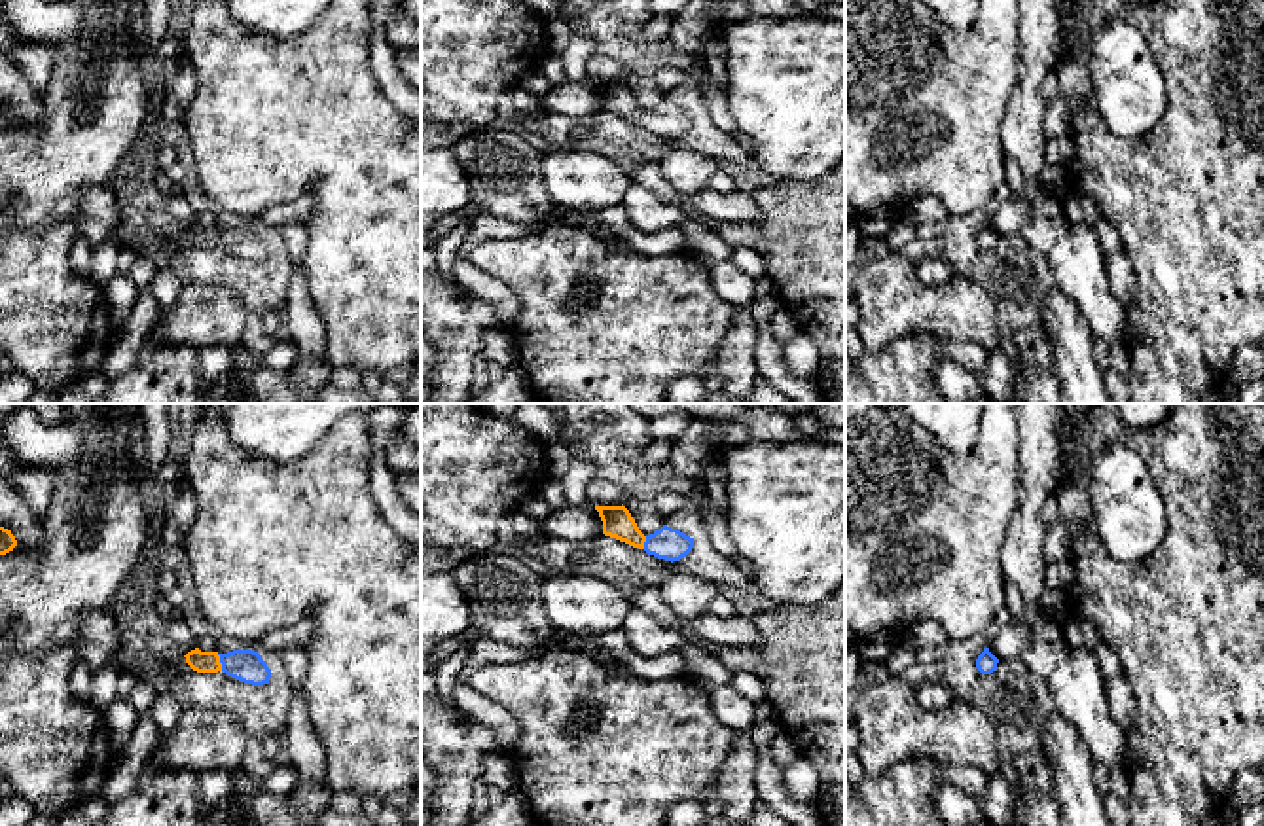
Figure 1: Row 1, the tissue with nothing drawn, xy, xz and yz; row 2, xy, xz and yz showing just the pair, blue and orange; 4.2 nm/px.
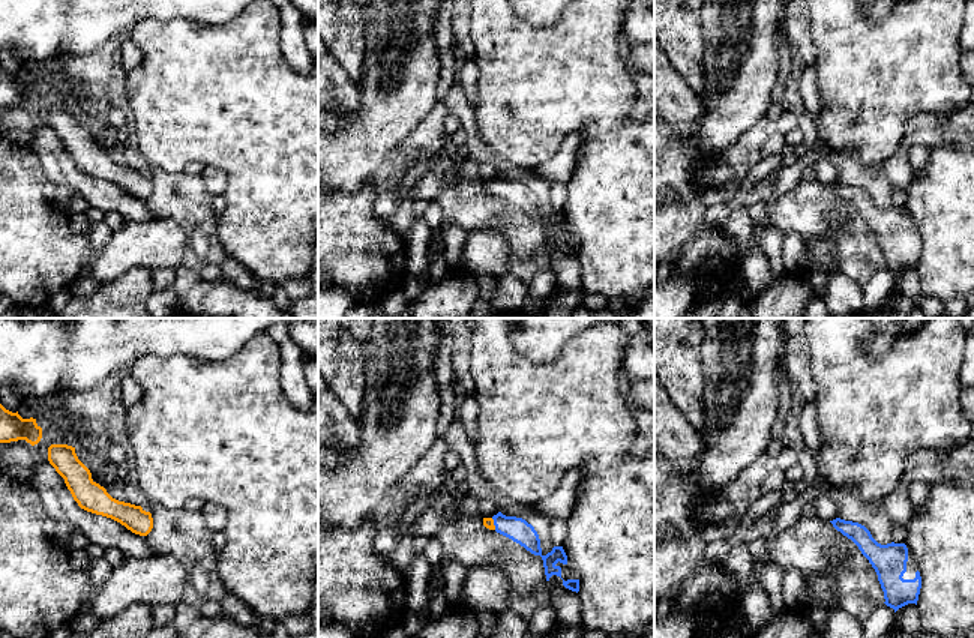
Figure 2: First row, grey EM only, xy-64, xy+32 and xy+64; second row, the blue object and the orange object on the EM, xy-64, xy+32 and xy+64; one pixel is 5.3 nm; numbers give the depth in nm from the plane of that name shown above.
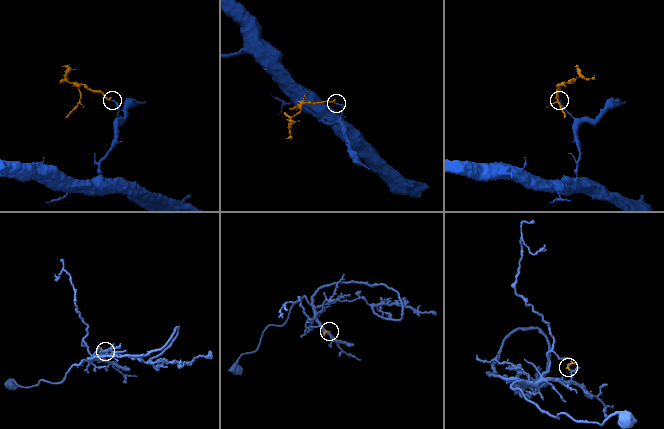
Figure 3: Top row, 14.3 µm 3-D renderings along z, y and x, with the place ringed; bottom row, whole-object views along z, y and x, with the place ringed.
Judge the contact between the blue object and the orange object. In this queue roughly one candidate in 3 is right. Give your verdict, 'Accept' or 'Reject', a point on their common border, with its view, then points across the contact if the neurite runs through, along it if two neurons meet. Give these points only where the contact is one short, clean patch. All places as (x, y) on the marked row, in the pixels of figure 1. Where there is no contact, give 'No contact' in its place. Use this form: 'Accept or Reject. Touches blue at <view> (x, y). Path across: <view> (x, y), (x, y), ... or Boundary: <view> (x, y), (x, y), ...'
Accept. Touches blue at xy (220, 662). Path across: xy (245, 665), (220, 662), (203, 662)

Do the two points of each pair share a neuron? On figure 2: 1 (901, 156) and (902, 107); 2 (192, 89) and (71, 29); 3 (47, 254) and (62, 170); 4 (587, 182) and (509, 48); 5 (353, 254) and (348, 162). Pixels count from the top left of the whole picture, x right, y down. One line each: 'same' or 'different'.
1: different
2: different
3: different
4: same
5: different

